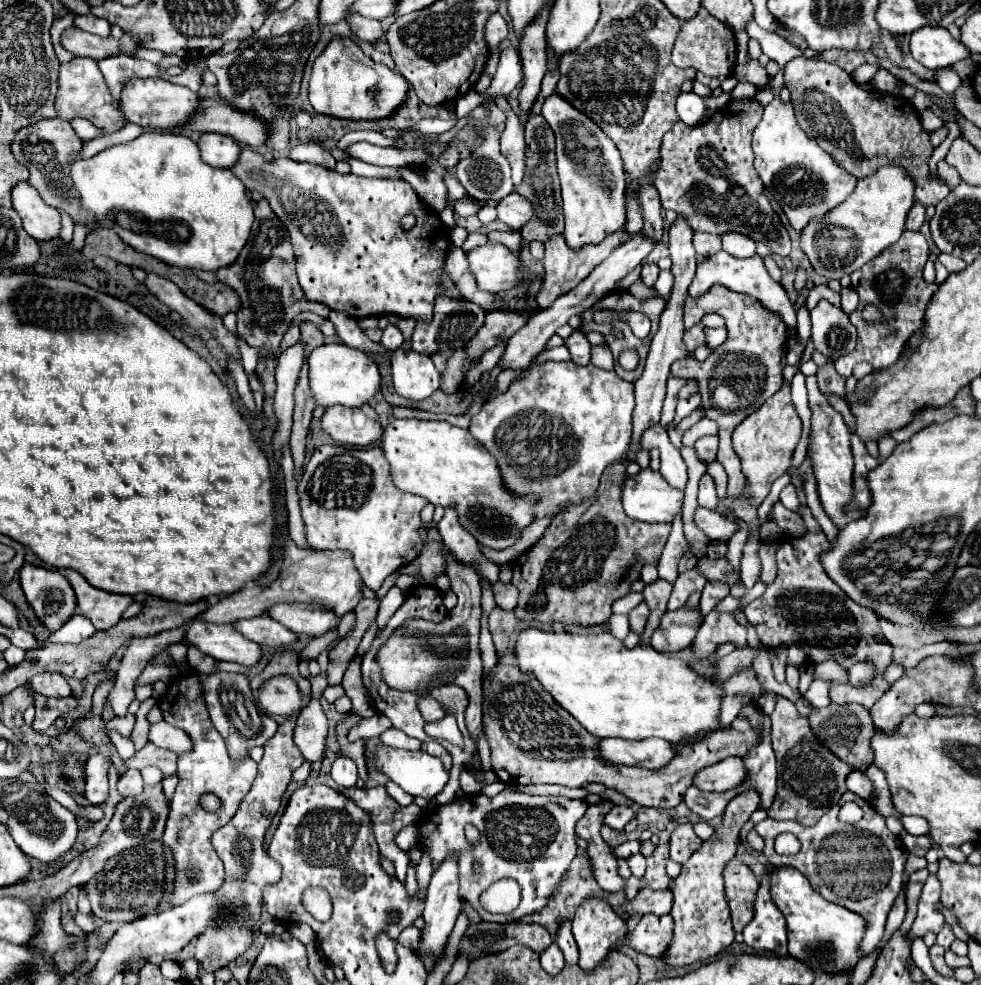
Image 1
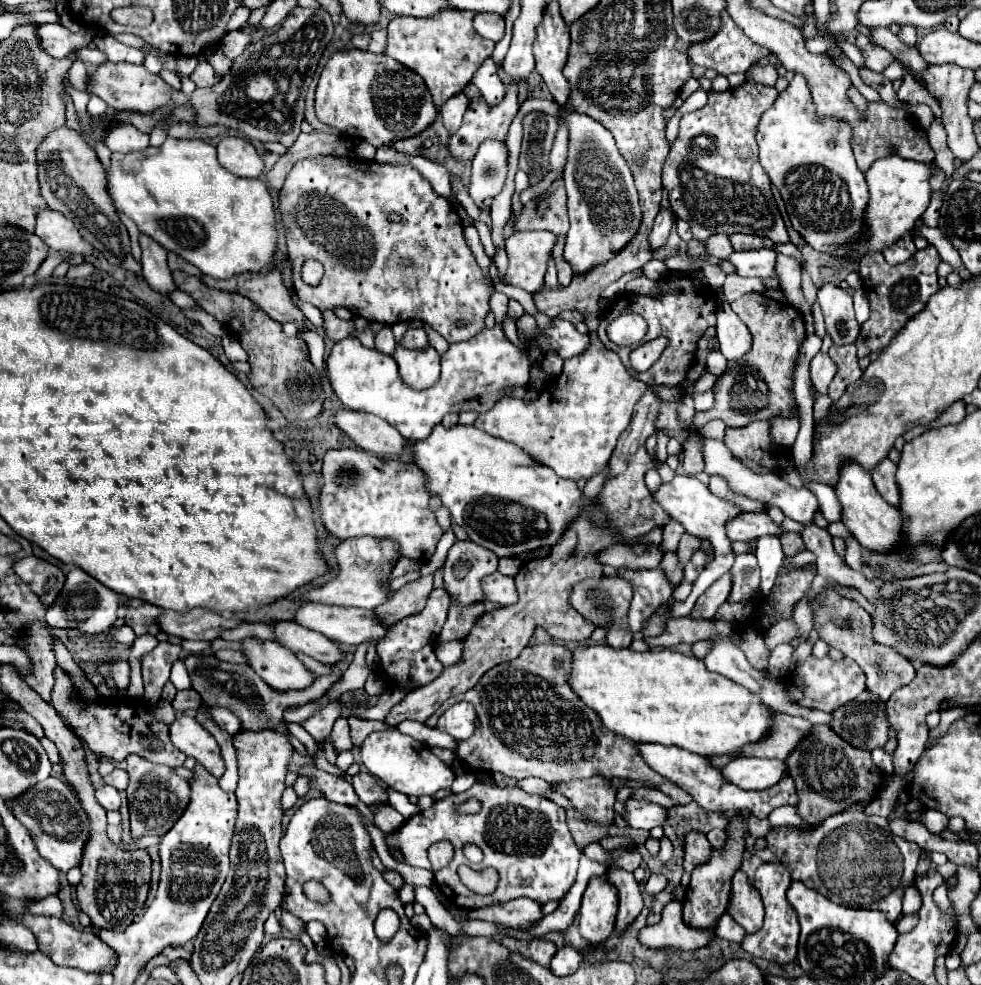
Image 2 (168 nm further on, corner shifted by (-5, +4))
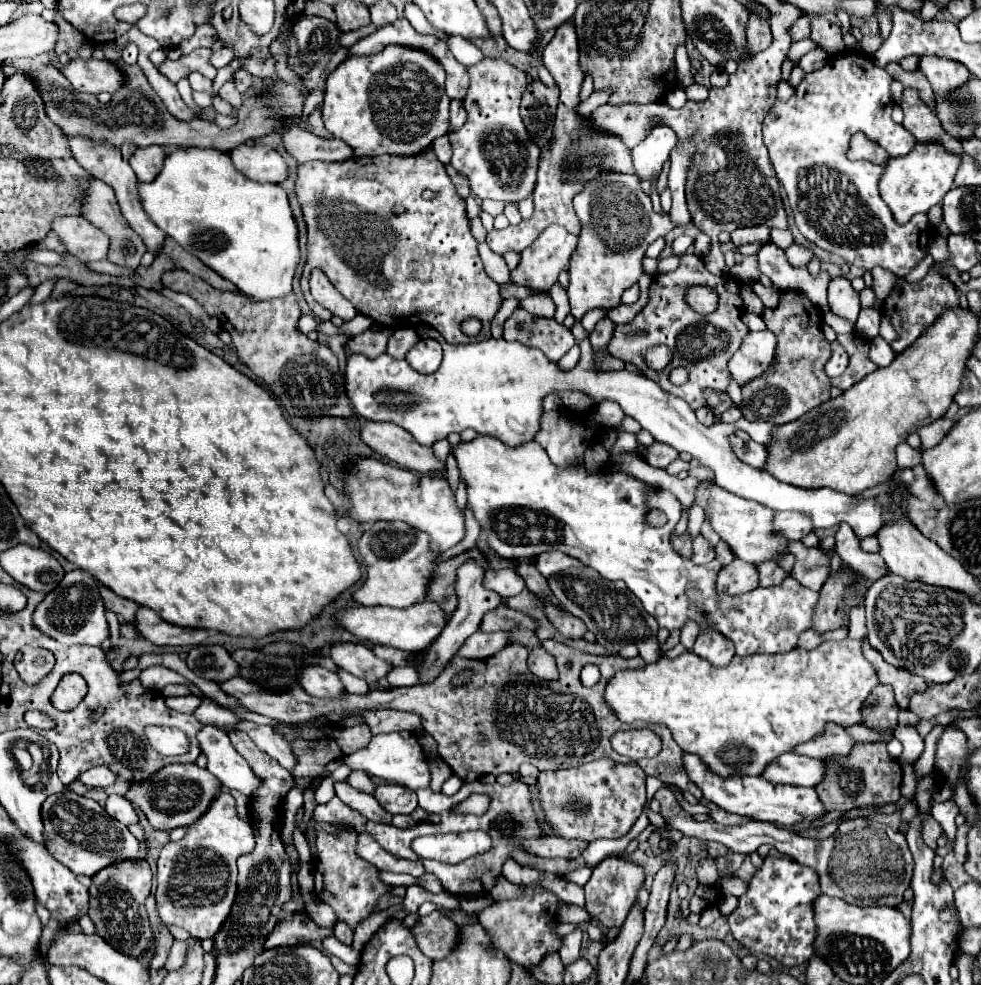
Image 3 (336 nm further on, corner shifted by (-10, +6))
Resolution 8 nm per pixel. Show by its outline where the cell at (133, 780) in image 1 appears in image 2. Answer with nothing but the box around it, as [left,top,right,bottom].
[103,768,129,790]

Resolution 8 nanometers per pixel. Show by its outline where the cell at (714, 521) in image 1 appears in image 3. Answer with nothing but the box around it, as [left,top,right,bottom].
[774,512,814,540]

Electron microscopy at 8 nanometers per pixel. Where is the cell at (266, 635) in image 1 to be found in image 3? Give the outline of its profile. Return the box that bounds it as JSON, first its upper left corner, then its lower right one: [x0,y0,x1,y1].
[328,642,390,684]

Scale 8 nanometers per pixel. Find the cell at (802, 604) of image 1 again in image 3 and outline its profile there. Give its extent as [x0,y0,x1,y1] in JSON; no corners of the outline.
[862,638,926,708]

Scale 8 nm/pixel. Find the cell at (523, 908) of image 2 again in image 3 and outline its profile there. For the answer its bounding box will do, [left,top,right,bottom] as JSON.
[560,930,582,964]

